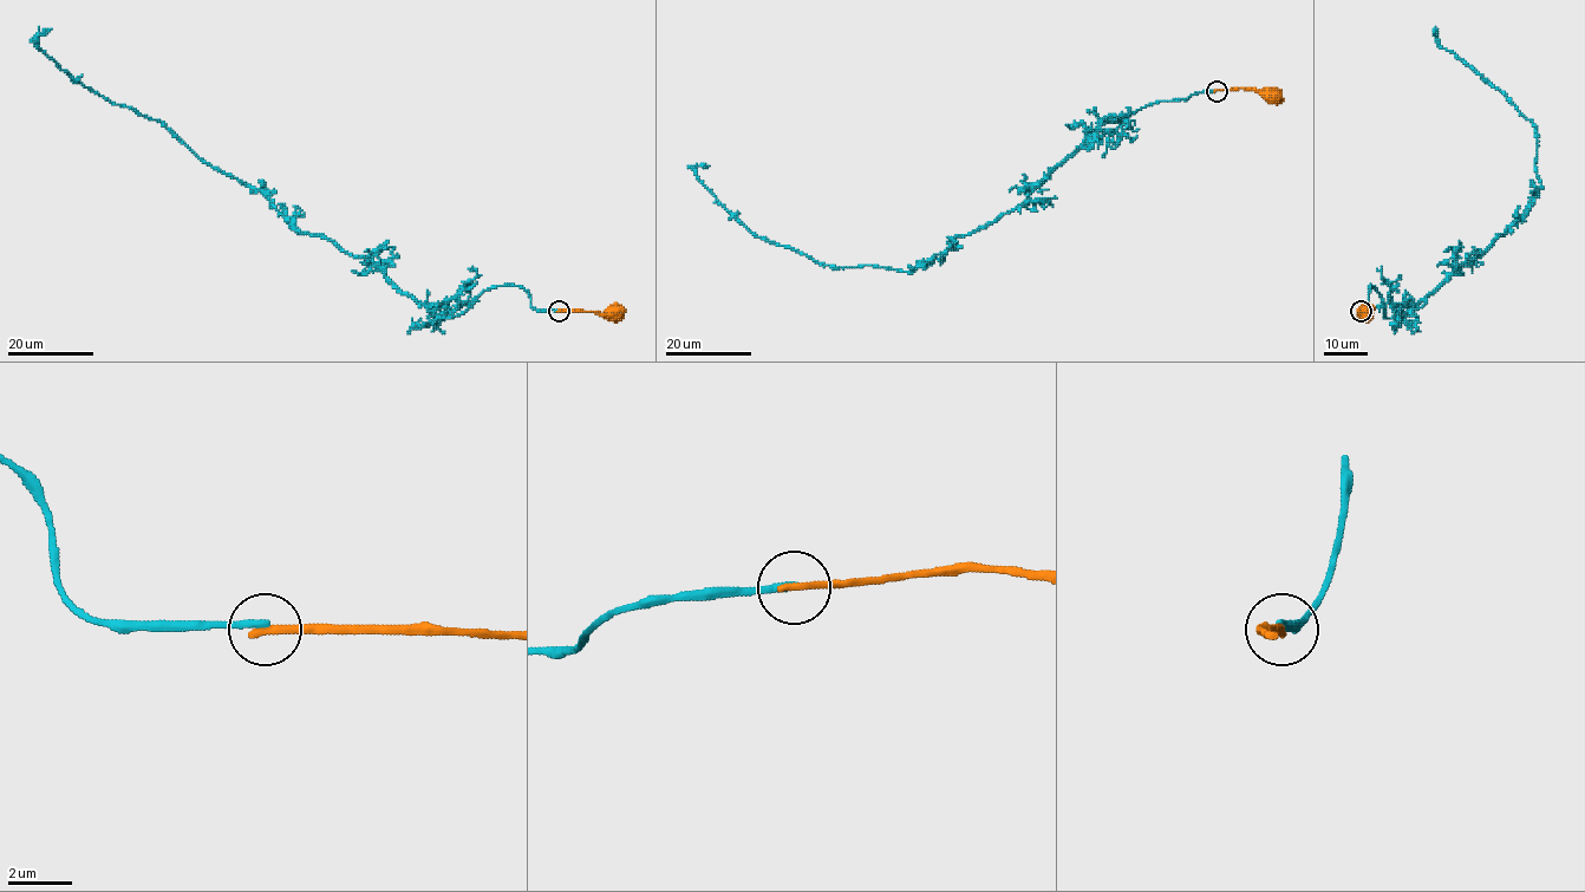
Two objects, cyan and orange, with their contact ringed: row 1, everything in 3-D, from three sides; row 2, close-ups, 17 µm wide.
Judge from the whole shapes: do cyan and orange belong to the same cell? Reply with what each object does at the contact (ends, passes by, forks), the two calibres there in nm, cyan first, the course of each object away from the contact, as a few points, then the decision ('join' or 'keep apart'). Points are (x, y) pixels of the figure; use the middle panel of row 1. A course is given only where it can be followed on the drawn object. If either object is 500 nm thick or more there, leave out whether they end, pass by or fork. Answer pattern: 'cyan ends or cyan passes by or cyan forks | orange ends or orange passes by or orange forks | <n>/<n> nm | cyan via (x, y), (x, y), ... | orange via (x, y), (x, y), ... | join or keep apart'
cyan ends | orange ends | 240/260 nm | cyan via (1215, 90), (1107, 115), (1023, 202), (908, 272), (832, 267), (757, 236), (697, 176), (698, 164), (709, 165) | orange via (1215, 90), (1253, 89), (1273, 92) | keep apart

